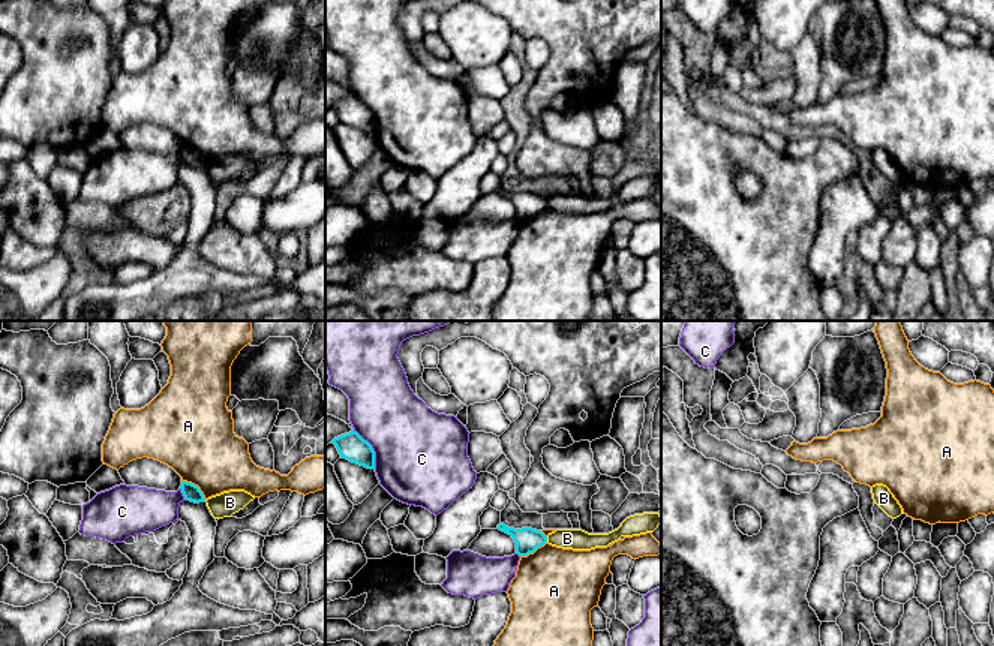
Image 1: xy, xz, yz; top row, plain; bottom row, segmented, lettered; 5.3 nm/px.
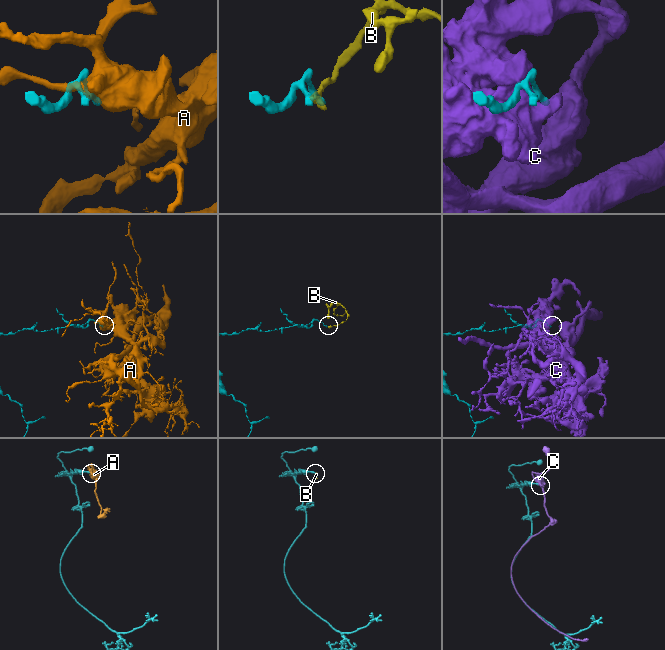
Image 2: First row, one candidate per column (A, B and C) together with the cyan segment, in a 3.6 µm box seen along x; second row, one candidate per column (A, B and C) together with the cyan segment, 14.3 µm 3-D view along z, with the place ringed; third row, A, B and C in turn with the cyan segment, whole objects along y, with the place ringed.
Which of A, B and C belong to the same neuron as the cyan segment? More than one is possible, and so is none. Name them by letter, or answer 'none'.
none

